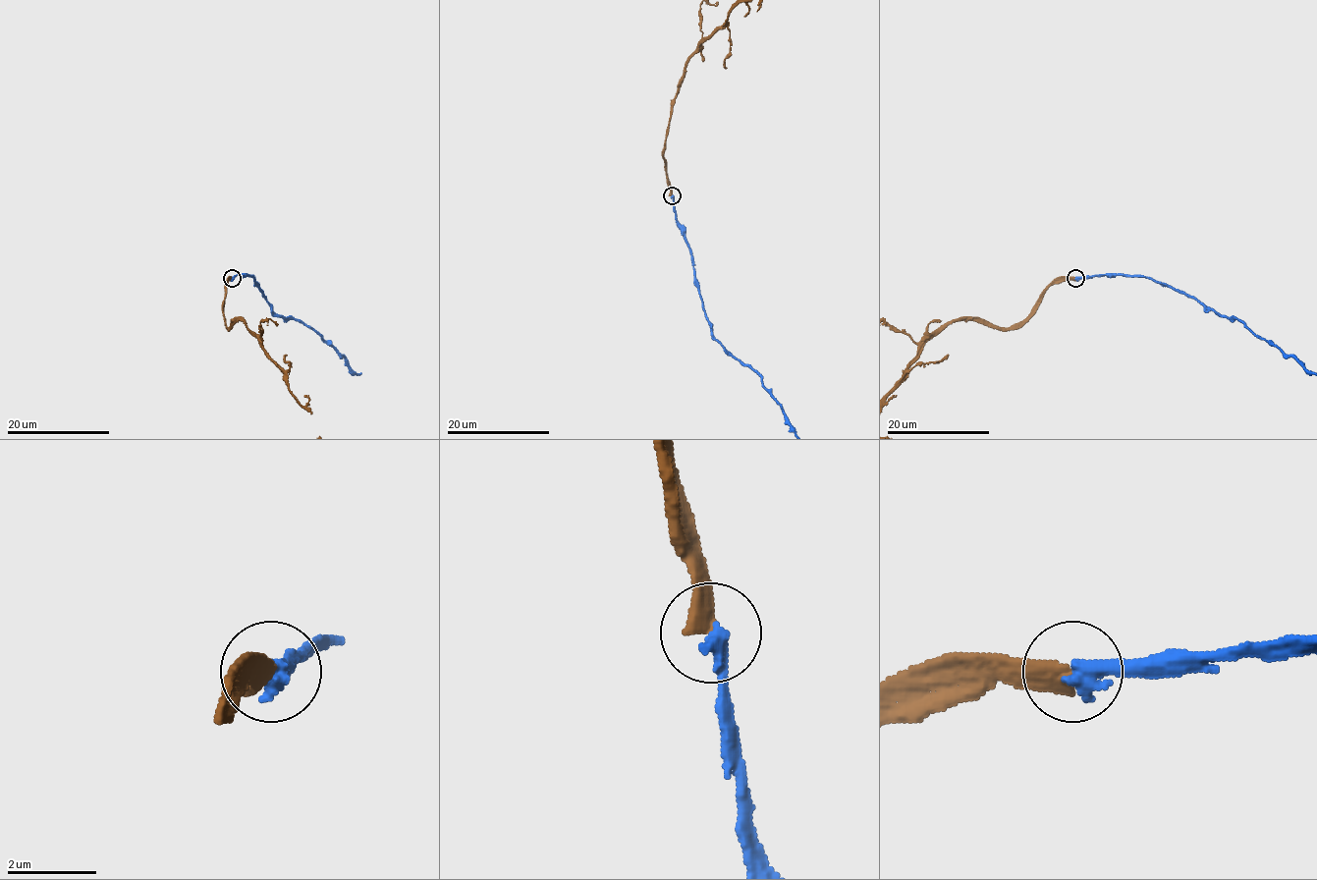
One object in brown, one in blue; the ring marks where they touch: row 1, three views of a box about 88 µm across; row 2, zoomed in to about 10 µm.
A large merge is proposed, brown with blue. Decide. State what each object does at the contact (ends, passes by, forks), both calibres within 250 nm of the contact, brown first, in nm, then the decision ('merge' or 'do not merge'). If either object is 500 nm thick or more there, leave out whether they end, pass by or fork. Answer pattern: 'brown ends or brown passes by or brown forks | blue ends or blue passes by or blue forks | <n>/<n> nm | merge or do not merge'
brown ends | blue ends | 340/420 nm | do not merge

